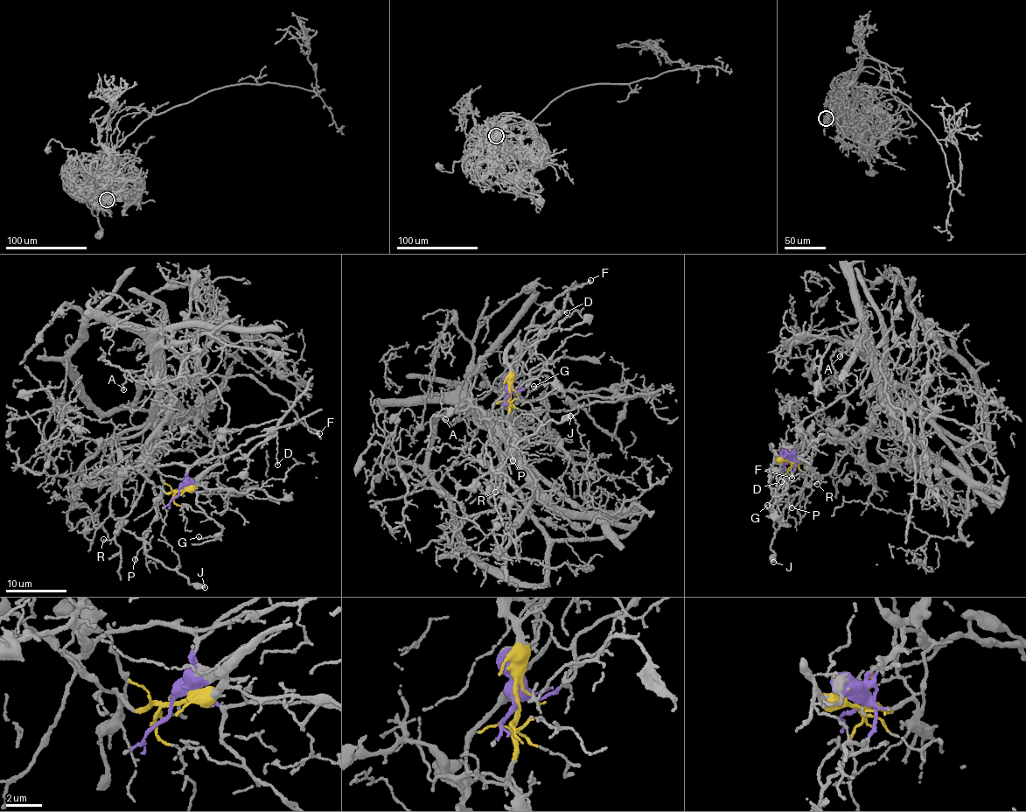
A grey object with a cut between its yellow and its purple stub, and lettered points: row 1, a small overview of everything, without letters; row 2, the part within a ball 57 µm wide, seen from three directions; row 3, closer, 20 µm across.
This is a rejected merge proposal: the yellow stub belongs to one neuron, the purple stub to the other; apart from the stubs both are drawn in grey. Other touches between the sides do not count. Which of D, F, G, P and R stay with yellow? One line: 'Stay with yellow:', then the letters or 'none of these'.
Stay with yellow: P

